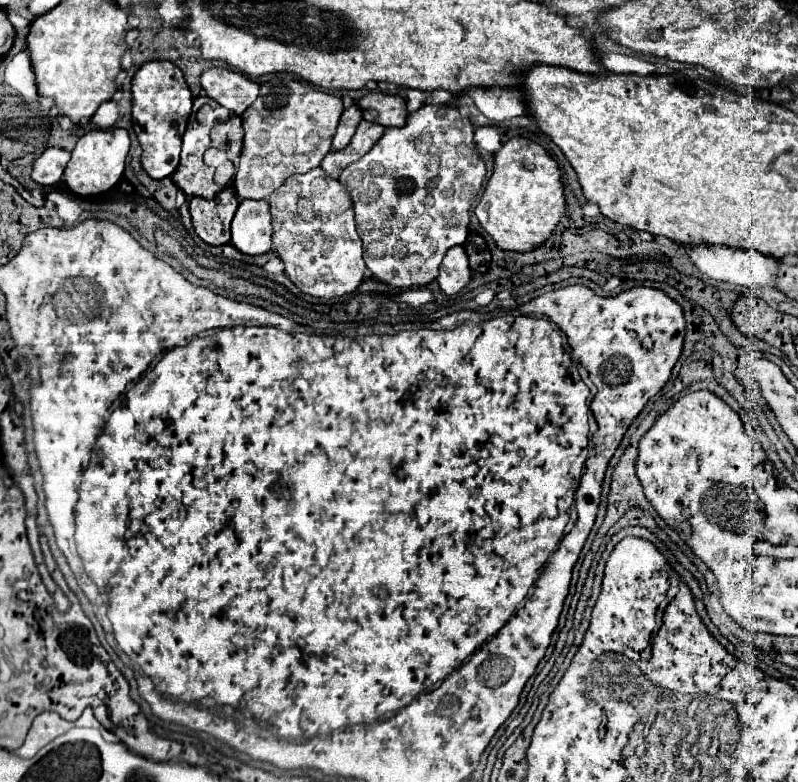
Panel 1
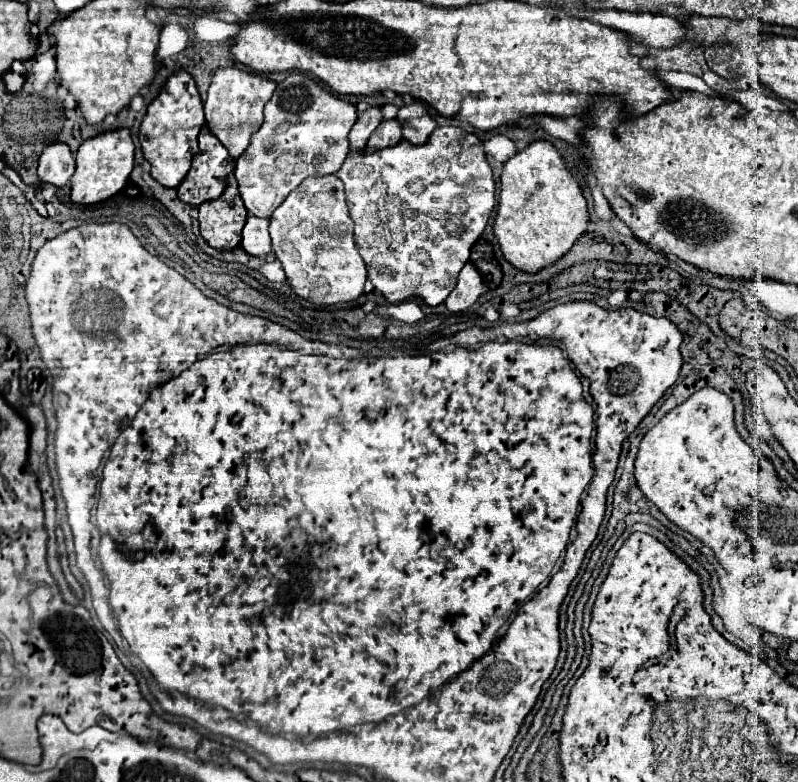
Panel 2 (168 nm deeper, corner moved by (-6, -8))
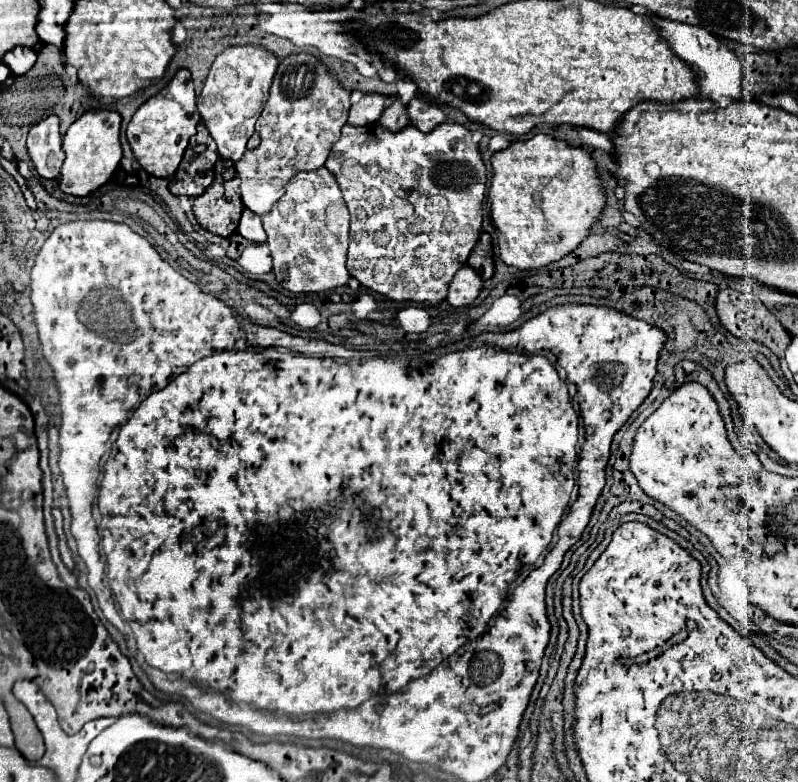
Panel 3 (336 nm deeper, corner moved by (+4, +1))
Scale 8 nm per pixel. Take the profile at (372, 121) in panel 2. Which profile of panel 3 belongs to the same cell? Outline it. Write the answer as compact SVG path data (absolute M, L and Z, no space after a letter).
M366 93L358 103L350 107L348 125L372 125L380 119L382 111L386 109L388 99L378 93Z

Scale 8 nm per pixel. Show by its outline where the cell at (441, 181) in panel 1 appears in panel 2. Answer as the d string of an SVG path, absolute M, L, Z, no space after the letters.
M438 126L422 146L402 140L400 146L384 148L368 156L350 152L336 176L344 182L350 218L356 224L356 246L366 262L374 288L394 304L410 298L422 298L428 306L442 304L452 292L456 276L470 258L472 244L484 232L496 204L496 184L482 150L482 140L458 126Z

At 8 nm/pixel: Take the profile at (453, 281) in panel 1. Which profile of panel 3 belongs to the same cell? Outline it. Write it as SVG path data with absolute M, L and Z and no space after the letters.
M464 265L456 275L454 275L454 281L450 285L450 291L448 291L448 297L446 301L452 305L452 307L466 307L466 305L472 305L474 299L480 295L480 289L482 289L482 279L476 271L472 271L468 265Z

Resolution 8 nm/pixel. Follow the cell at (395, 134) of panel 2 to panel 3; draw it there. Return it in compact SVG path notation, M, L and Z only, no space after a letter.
M394 99L392 105L388 105L388 107L384 109L384 115L380 117L378 123L384 125L386 129L390 129L390 131L400 131L400 129L404 129L406 125L410 125L408 113L406 113L406 105L404 105L400 99Z

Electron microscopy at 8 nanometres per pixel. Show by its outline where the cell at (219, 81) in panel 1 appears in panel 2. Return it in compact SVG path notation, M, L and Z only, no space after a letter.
M222 68L222 70L216 70L216 74L212 76L208 98L204 104L206 126L230 150L232 158L238 158L246 150L250 142L250 134L256 132L258 126L262 124L262 108L272 96L274 88L276 84L262 78L260 74L244 72L238 68Z

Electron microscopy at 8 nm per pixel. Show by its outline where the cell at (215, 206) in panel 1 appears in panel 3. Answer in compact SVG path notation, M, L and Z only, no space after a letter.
M220 159L216 163L216 177L212 185L200 197L196 197L194 215L198 223L214 235L228 237L236 231L242 215L242 203L232 161Z

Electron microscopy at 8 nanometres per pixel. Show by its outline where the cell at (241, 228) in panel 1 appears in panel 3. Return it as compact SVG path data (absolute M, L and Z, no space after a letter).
M244 209L240 225L238 225L238 233L254 243L266 243L266 233L262 229L262 219L260 215L252 213L250 209Z

